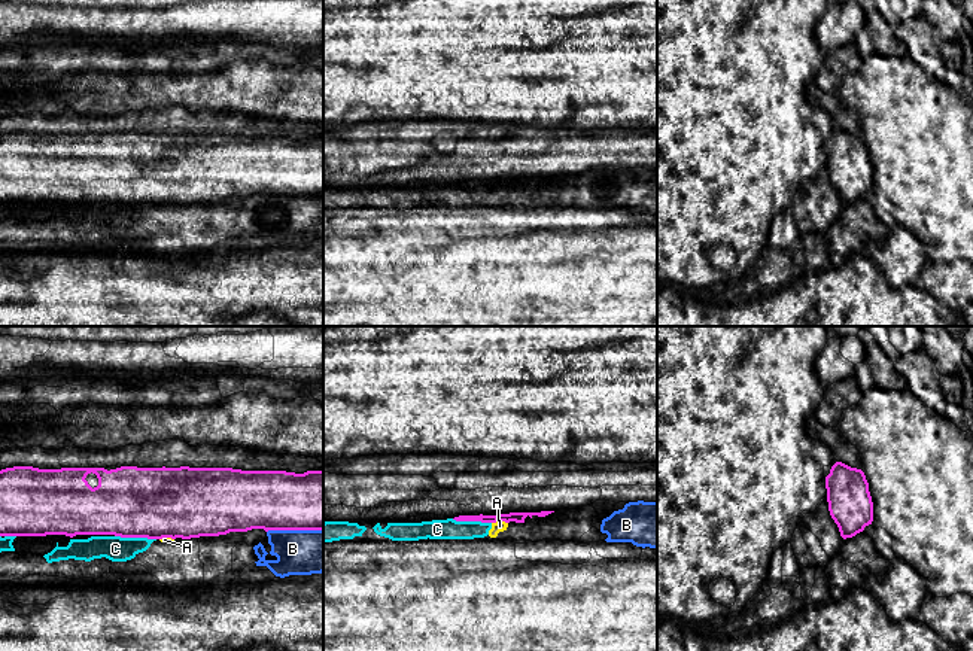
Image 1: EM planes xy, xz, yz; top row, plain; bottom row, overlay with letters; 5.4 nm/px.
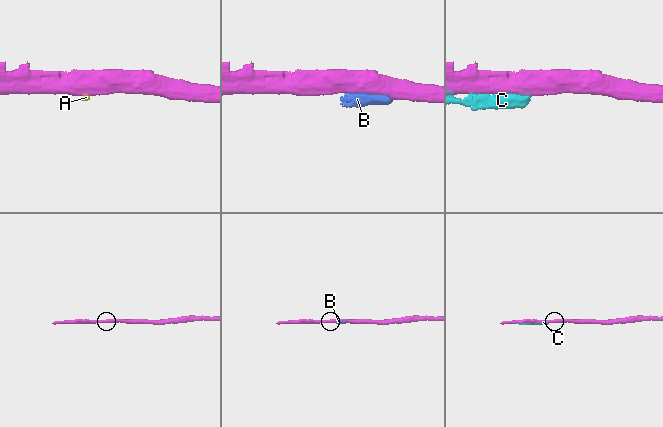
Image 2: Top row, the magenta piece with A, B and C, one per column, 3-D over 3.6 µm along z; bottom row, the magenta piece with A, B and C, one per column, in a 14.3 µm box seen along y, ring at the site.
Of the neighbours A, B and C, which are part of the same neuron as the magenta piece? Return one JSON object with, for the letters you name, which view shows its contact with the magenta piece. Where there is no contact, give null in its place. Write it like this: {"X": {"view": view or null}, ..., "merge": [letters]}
{"merge": []}

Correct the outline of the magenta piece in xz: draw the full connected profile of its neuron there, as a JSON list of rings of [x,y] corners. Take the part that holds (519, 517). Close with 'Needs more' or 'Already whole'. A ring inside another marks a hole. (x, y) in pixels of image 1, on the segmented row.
[[[541,511],[541,512],[510,512],[510,514],[496,514],[496,515],[459,515],[453,520],[456,521],[481,521],[481,523],[496,523],[496,521],[516,521],[516,523],[524,523],[524,518],[529,515],[530,518],[533,515],[545,517],[554,511]]]. Already whole

